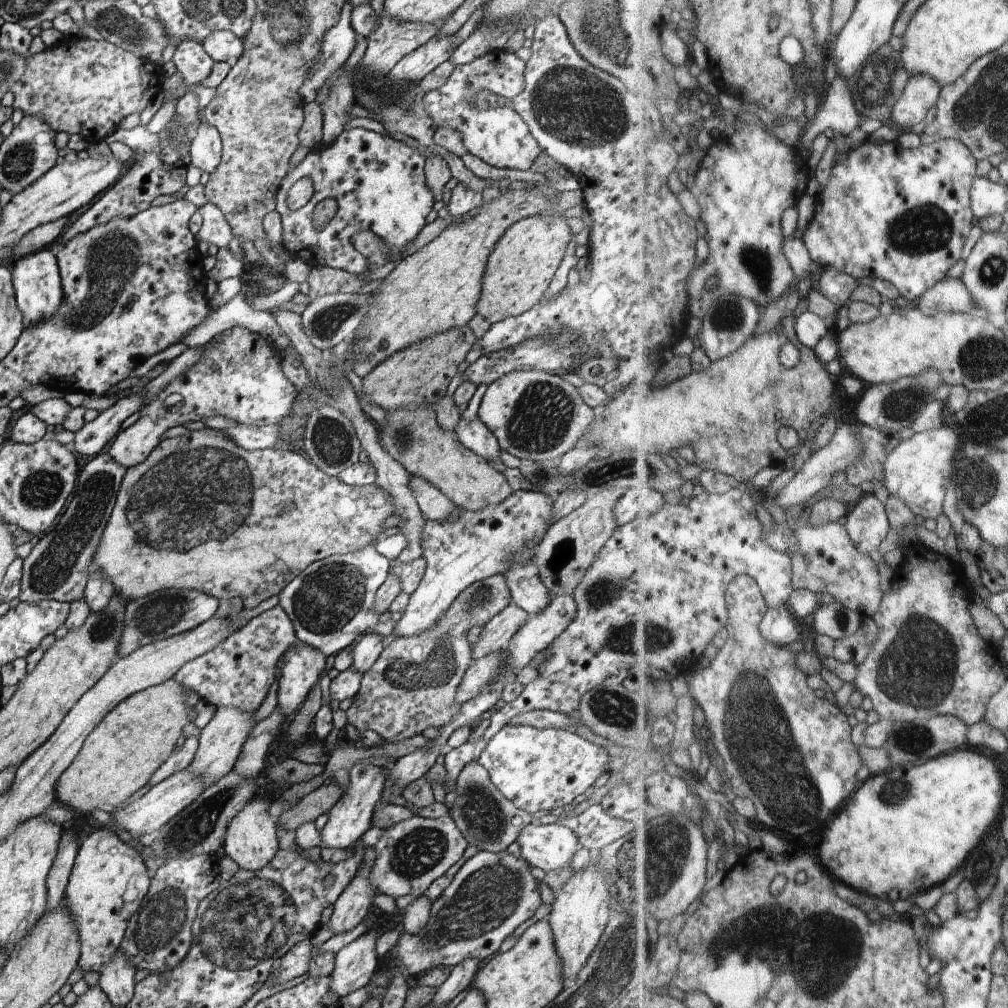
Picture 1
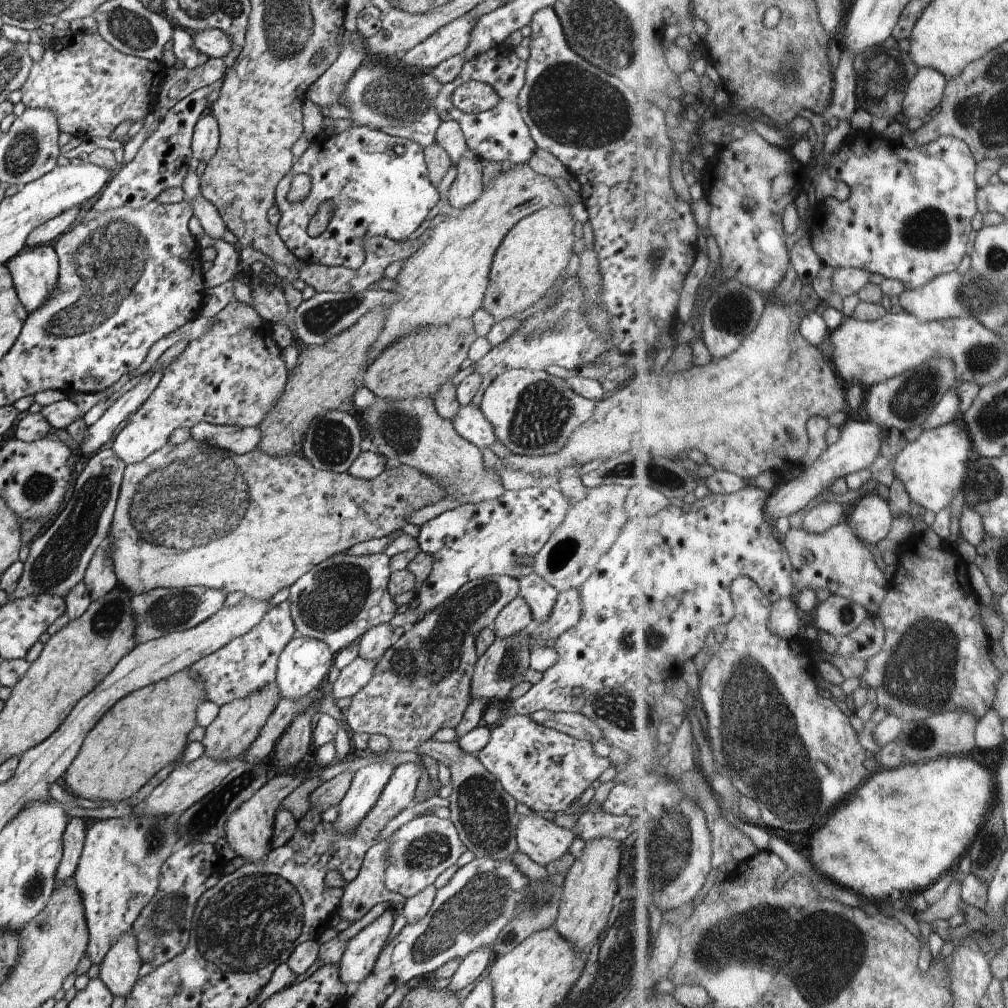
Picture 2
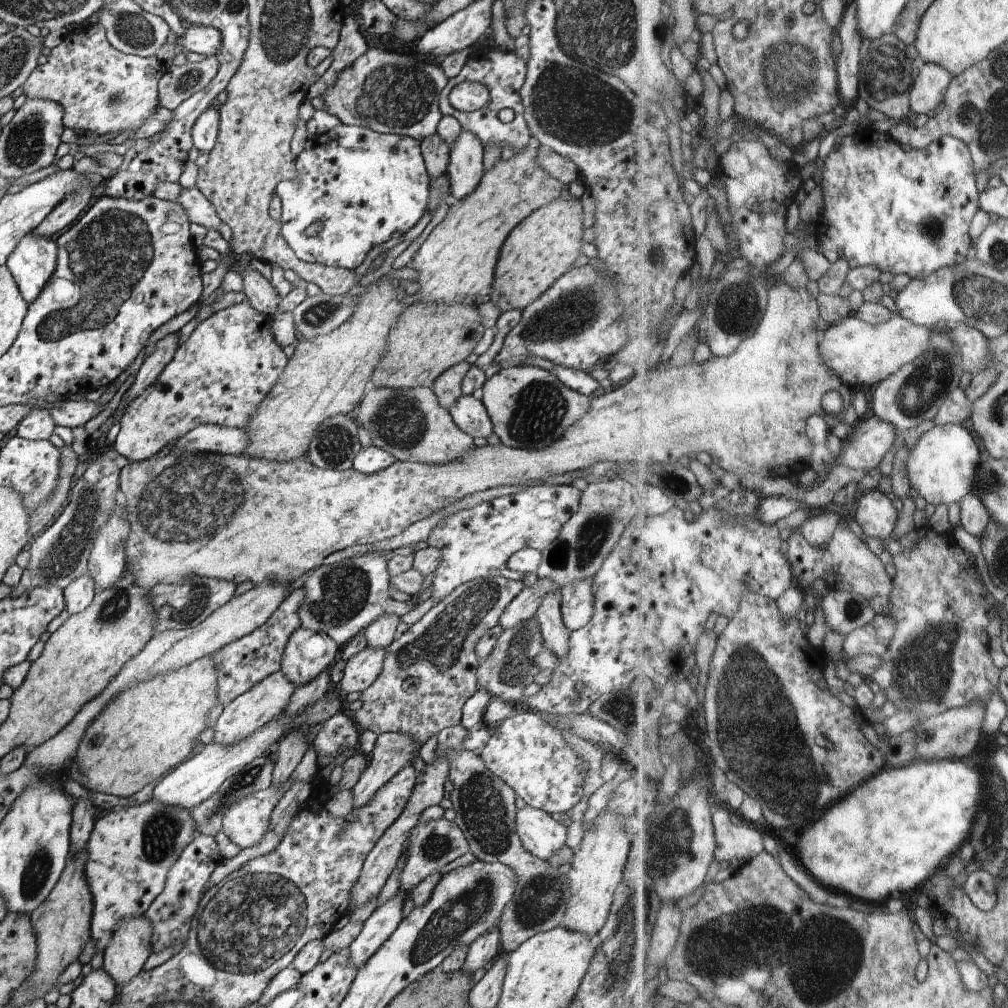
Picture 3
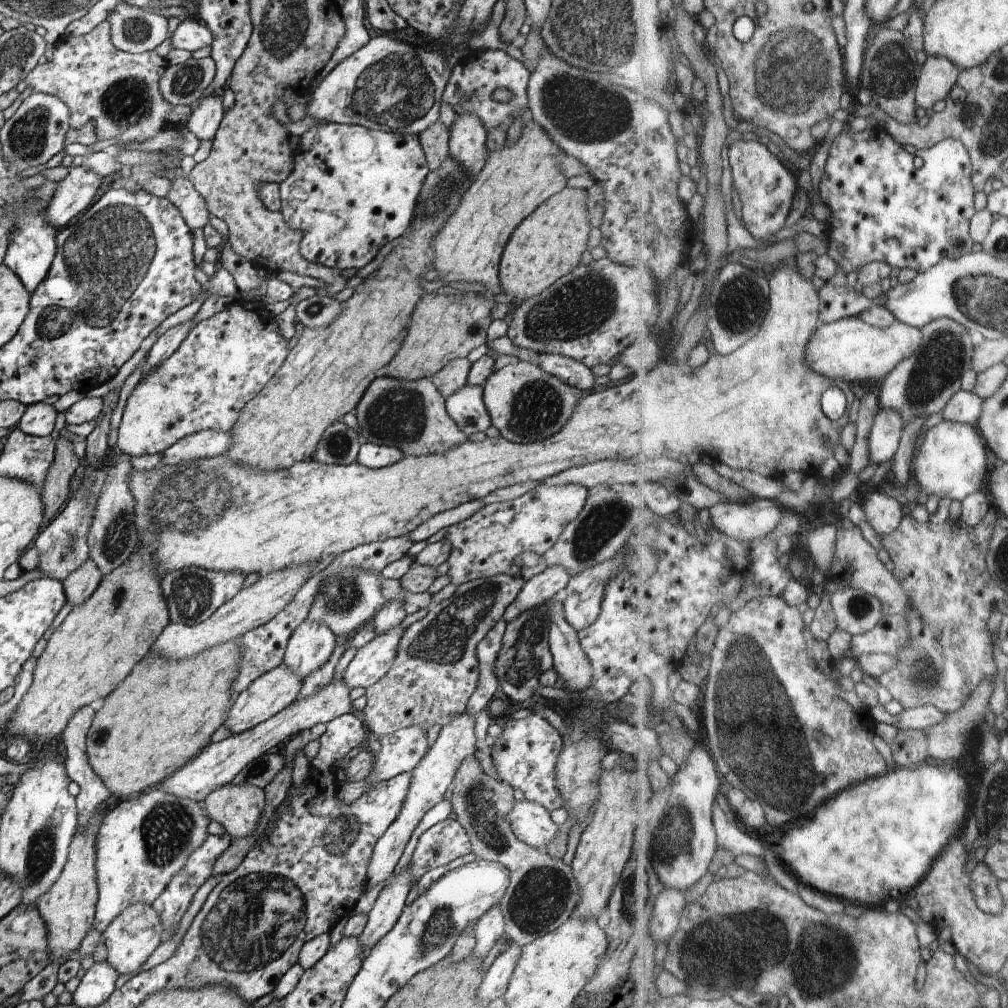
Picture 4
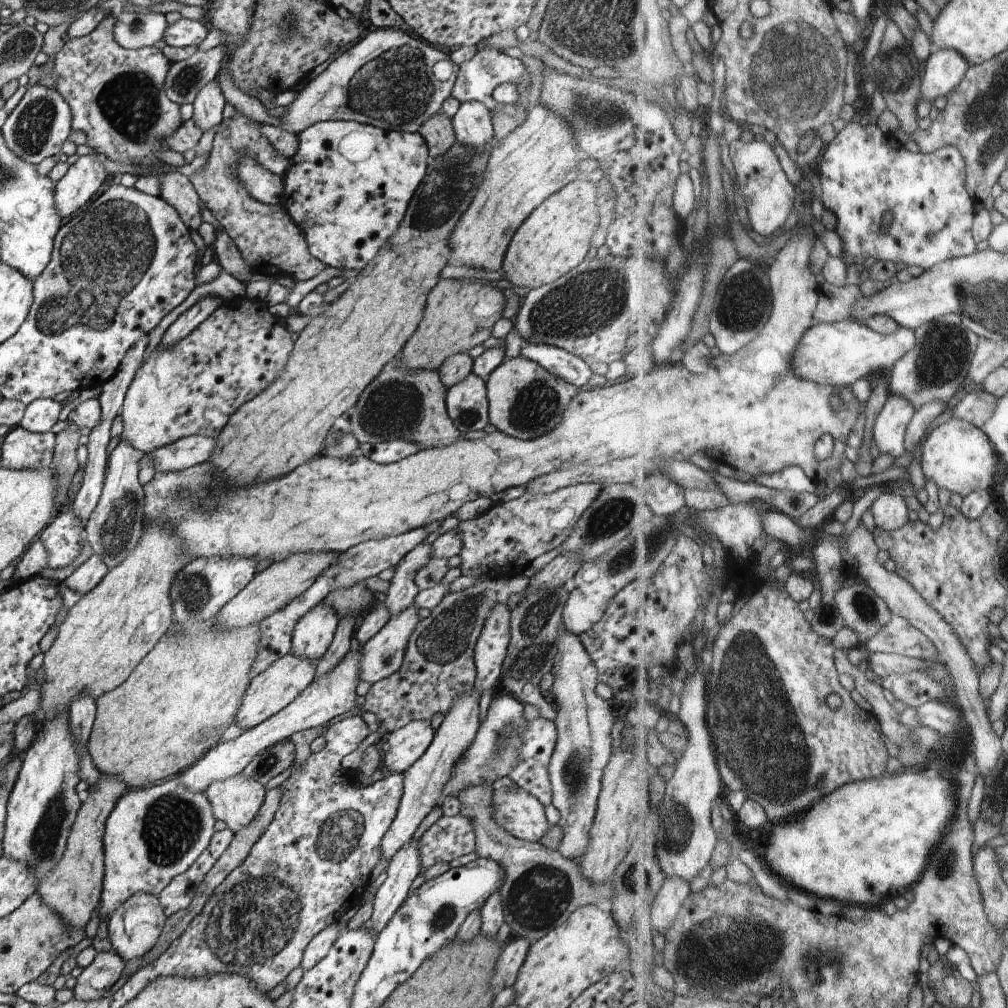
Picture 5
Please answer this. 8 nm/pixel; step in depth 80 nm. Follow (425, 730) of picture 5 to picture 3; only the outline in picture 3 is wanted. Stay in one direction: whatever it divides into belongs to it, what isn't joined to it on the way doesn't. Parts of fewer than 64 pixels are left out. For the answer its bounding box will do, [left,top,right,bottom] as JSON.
[353,733,419,809]

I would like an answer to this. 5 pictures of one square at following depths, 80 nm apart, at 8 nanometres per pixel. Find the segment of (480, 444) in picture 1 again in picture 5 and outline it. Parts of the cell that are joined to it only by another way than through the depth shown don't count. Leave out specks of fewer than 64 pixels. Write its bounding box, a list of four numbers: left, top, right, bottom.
[446,373,489,433]

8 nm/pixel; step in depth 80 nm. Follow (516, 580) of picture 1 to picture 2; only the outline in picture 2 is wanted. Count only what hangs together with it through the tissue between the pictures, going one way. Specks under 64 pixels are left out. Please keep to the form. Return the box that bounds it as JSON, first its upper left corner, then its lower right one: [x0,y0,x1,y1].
[519,572,559,623]

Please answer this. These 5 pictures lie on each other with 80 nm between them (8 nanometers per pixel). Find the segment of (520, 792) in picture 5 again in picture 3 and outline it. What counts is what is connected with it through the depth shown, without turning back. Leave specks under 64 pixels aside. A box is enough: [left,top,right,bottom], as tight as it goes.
[515,805,566,860]

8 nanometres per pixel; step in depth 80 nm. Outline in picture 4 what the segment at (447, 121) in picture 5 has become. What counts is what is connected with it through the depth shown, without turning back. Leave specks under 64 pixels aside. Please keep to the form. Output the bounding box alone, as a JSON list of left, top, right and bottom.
[420,120,449,170]

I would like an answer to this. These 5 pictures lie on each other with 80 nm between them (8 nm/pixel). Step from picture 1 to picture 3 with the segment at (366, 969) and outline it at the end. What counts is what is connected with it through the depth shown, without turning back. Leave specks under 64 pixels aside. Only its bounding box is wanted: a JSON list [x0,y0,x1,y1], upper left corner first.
[349,890,407,971]

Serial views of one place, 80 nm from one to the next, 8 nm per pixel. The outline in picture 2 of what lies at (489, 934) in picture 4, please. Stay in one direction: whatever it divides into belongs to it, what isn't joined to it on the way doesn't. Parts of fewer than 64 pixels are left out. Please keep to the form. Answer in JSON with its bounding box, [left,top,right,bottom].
[448,947,495,993]

